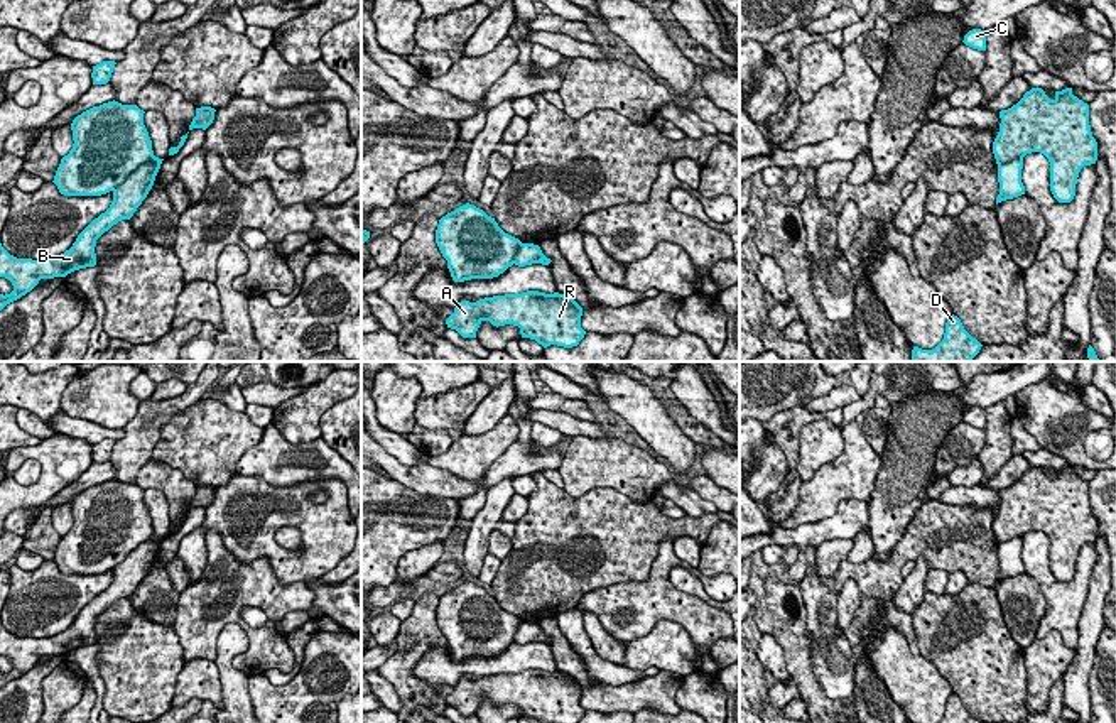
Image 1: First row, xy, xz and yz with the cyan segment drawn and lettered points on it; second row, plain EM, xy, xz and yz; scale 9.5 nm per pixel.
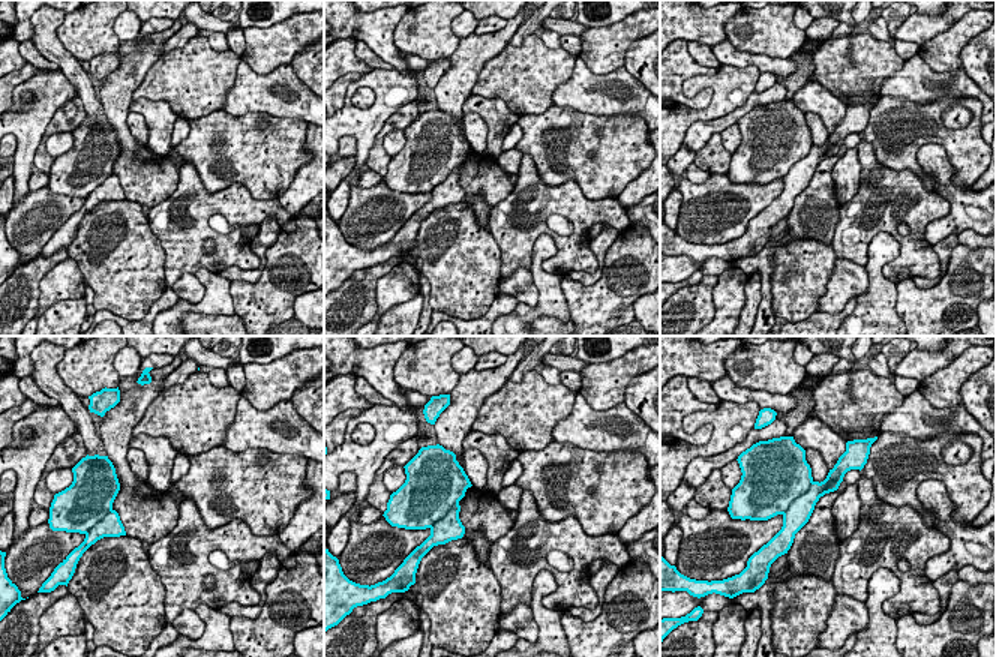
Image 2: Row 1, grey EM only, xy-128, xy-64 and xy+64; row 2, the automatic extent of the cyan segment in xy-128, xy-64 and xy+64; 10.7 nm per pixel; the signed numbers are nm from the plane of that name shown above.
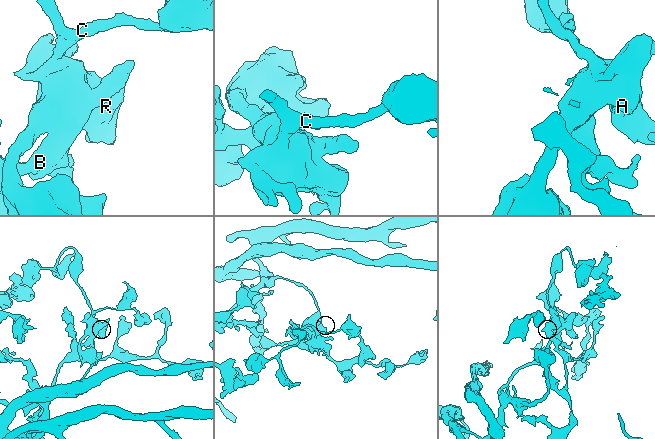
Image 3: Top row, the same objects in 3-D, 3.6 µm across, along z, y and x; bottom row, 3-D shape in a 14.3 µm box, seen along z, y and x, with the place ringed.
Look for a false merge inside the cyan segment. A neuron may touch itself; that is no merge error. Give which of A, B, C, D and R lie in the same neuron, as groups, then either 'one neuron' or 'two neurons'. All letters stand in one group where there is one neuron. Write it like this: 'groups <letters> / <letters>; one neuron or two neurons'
groups A C D R / B; two neurons

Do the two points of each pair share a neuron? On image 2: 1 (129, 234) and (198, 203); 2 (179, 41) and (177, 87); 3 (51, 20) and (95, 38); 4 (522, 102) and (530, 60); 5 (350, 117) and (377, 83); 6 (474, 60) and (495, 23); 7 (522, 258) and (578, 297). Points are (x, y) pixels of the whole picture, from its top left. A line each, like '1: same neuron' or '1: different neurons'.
1: different neurons
2: different neurons
3: different neurons
4: same neuron
5: same neuron
6: different neurons
7: different neurons

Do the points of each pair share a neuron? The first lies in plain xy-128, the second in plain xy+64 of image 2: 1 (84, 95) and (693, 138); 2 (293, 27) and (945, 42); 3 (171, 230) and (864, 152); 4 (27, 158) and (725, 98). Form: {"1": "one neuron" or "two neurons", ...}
{"1": "two neurons", "2": "one neuron", "3": "one neuron", "4": "one neuron"}

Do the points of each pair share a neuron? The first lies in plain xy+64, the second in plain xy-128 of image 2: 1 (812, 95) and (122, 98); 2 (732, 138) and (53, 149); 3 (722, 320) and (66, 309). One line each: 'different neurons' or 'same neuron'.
1: different neurons
2: same neuron
3: different neurons

